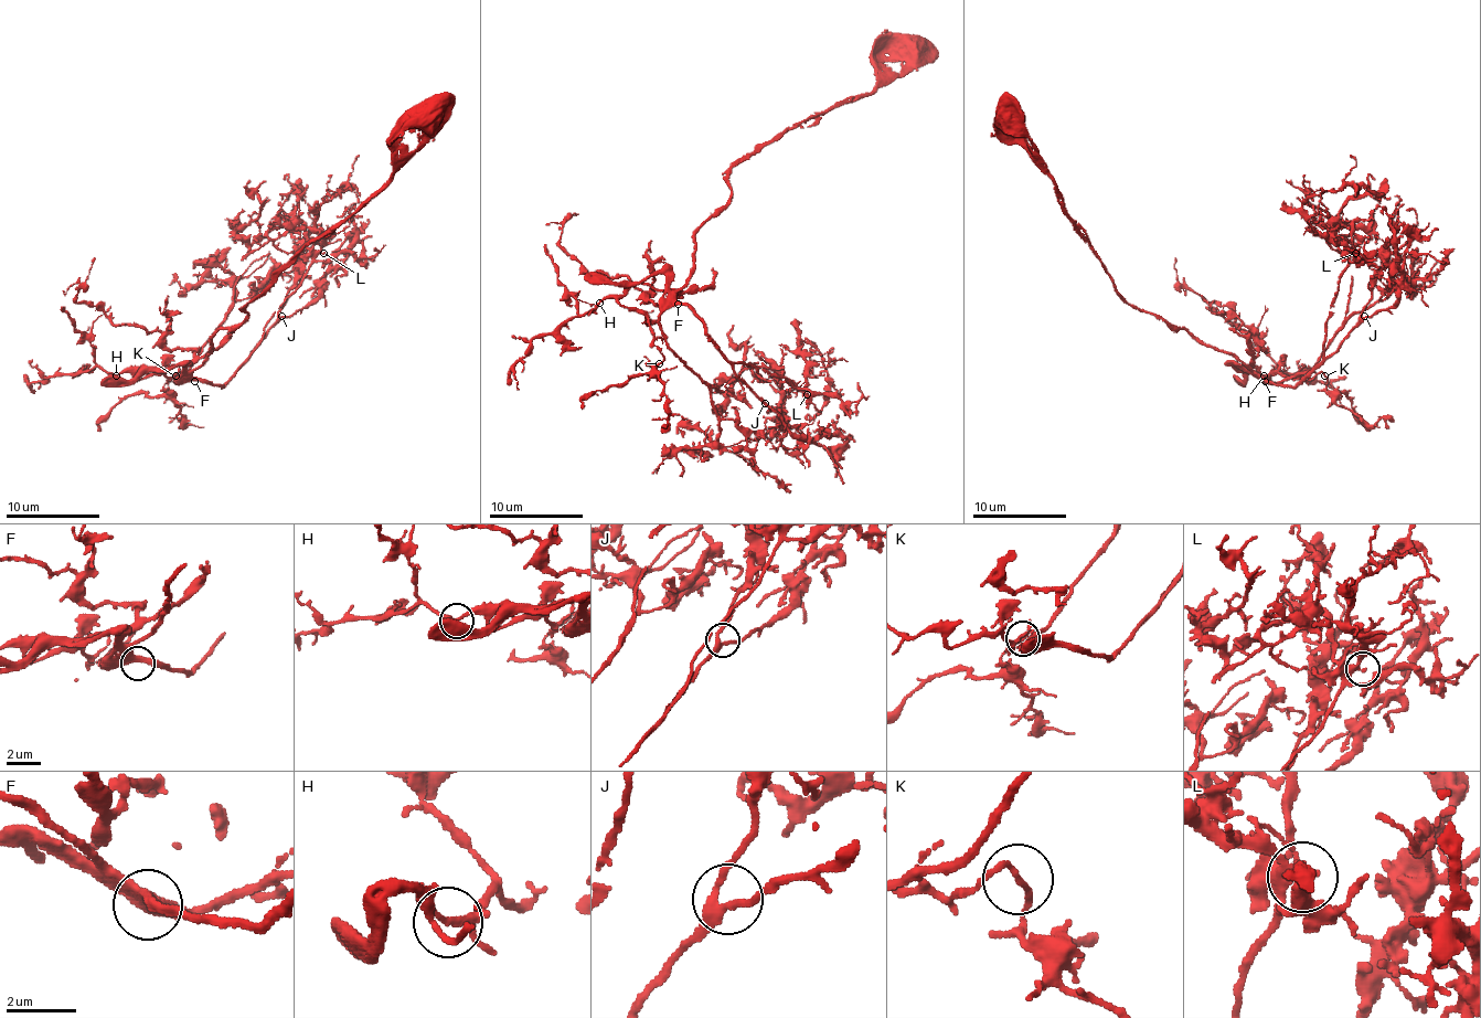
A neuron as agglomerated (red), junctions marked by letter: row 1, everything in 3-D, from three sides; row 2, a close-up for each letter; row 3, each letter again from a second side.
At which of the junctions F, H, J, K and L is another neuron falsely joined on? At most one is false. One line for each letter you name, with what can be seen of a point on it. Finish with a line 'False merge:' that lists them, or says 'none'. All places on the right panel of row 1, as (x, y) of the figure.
False merge: none

